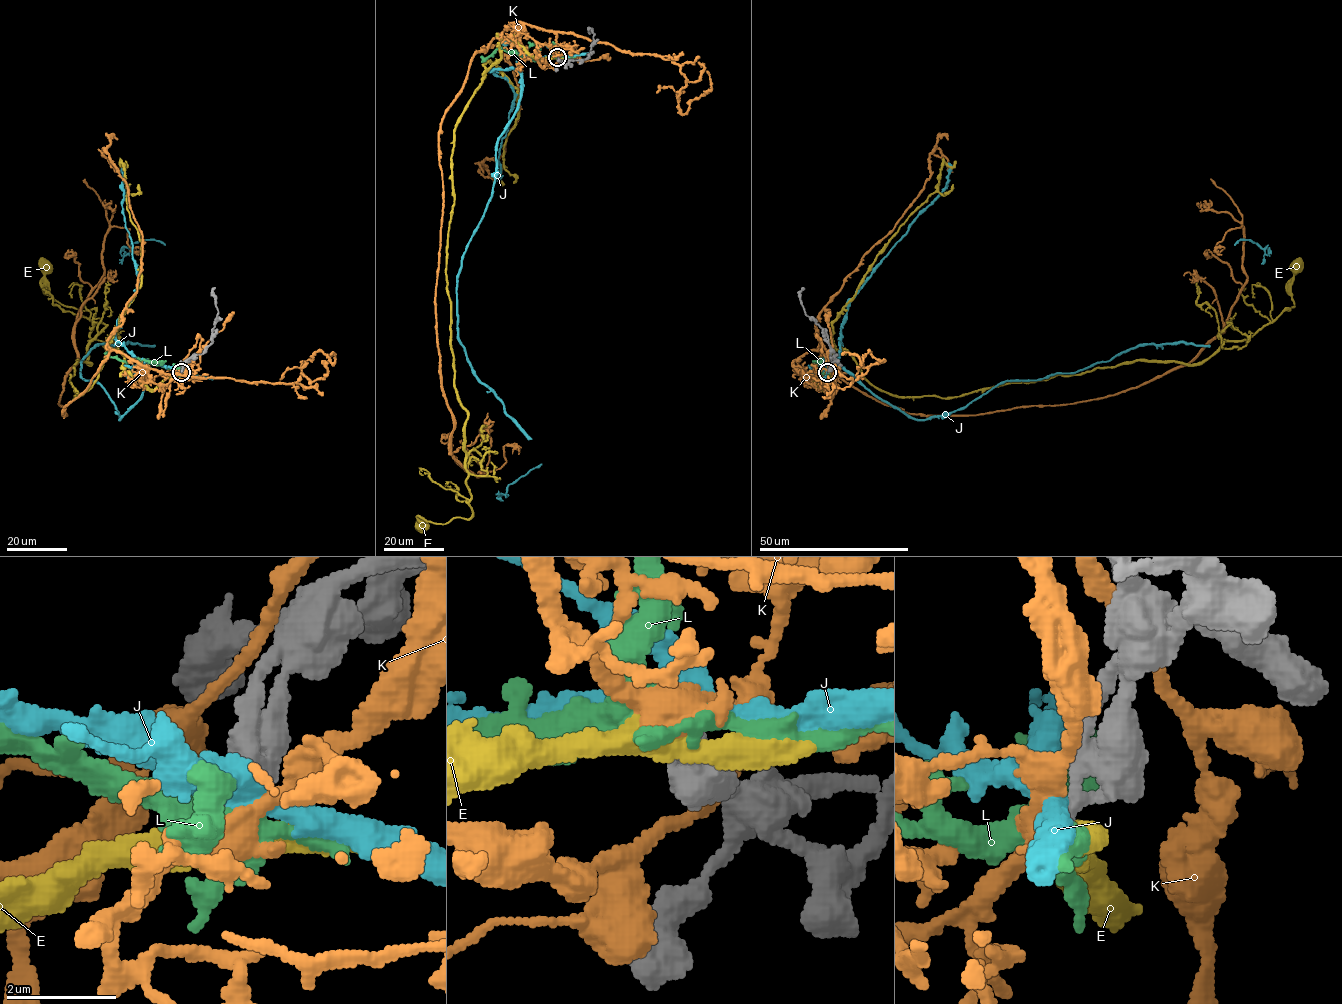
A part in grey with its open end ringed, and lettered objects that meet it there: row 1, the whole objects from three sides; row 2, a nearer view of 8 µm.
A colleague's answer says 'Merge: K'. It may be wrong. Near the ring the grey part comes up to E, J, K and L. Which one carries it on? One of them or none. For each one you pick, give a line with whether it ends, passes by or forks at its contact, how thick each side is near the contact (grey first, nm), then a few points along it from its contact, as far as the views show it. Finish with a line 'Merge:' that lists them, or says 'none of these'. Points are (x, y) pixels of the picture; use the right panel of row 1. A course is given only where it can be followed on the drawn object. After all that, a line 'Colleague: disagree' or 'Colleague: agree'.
K: It passes by. Thickness 360 nm (grey) against 480 nm. Its course: (827, 373), (793, 361), (915, 414), (1117, 394), (1220, 331), (1242, 227), (1215, 250)
Merge: K
Colleague: agree

